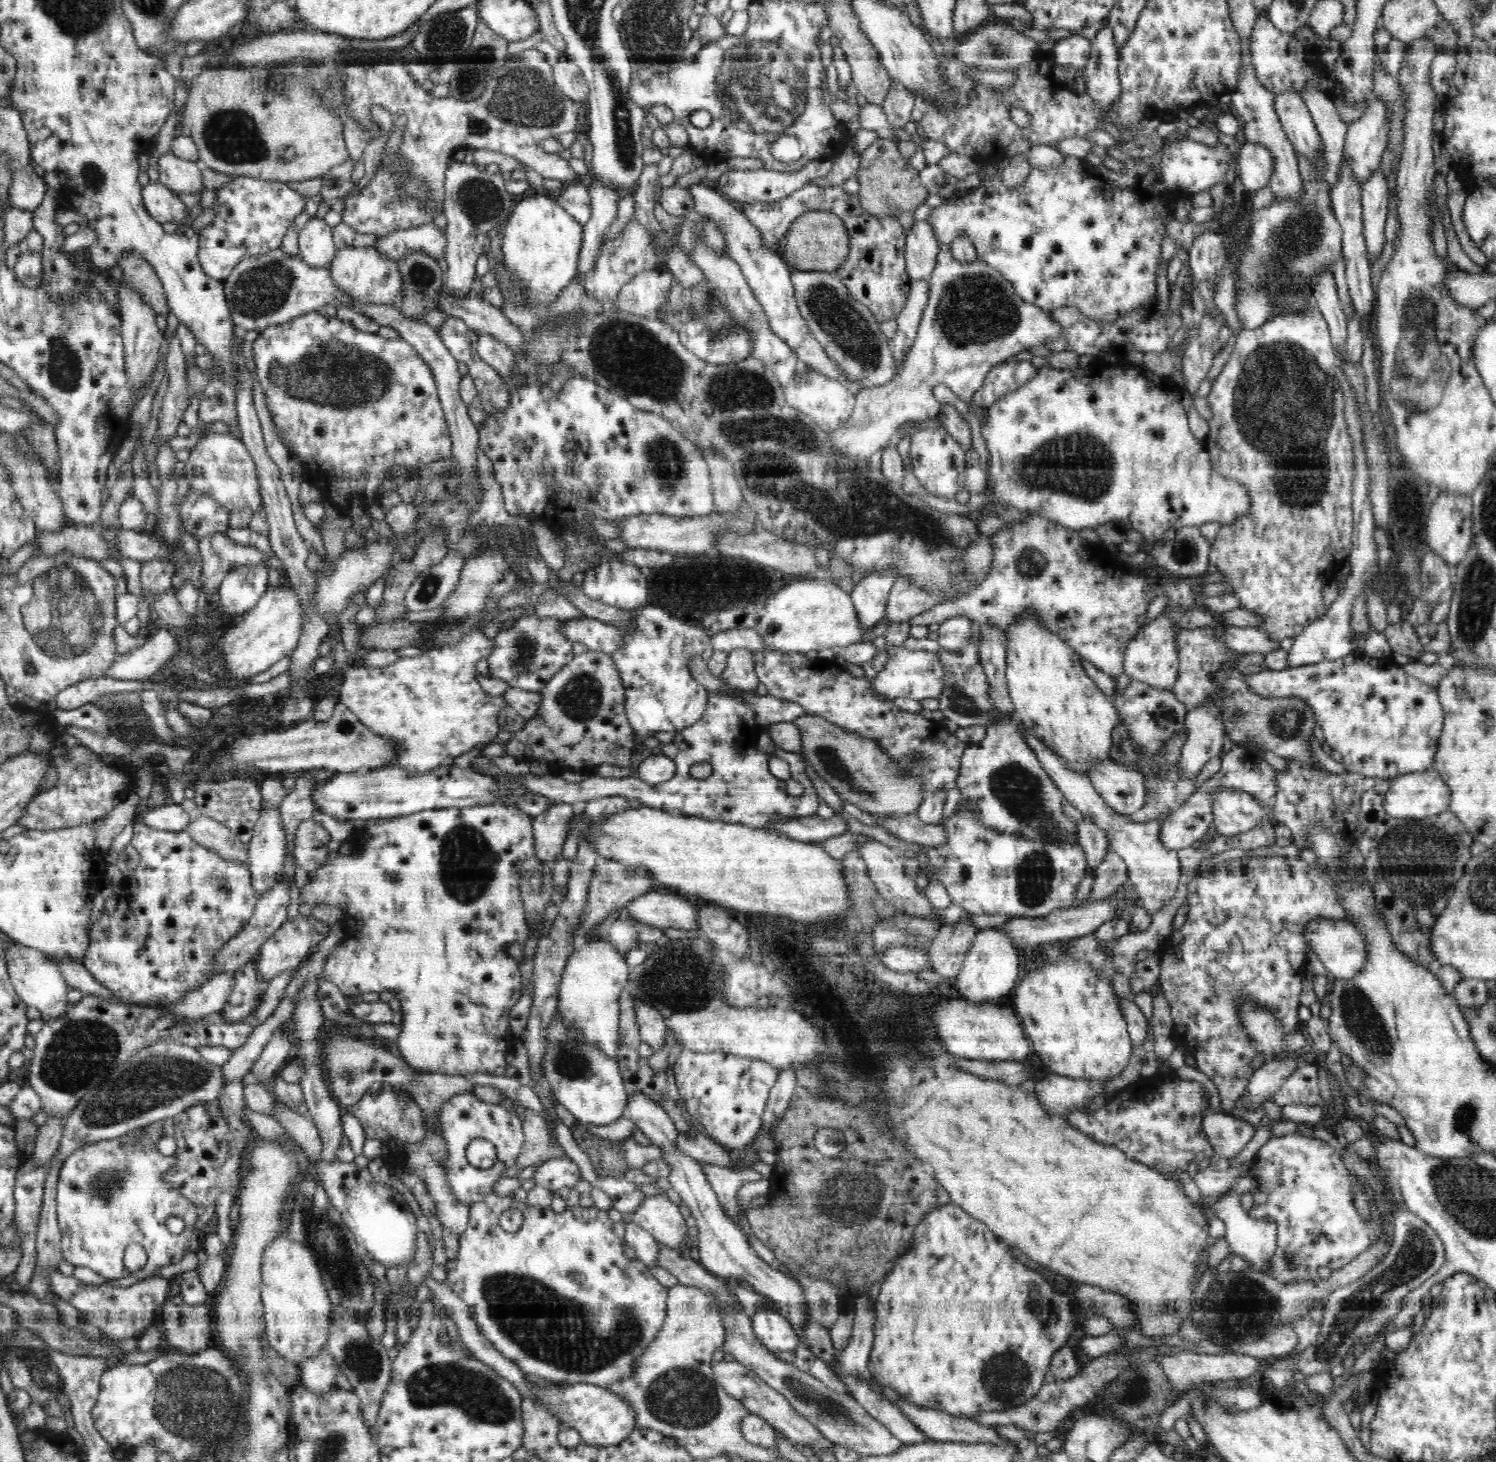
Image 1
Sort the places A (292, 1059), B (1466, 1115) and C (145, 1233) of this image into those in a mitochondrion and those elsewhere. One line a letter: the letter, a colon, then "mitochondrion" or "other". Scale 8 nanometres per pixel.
A: other
B: mitochondrion
C: other

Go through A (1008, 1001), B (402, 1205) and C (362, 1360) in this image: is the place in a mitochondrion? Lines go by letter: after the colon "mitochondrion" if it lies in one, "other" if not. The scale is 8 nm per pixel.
A: other
B: other
C: mitochondrion

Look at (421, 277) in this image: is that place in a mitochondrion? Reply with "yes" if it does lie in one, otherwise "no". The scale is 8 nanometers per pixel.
yes

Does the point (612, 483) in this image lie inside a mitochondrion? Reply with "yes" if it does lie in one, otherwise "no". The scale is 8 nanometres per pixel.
no

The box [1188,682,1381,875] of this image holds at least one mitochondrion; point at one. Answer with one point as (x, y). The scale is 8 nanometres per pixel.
(1288, 720)

